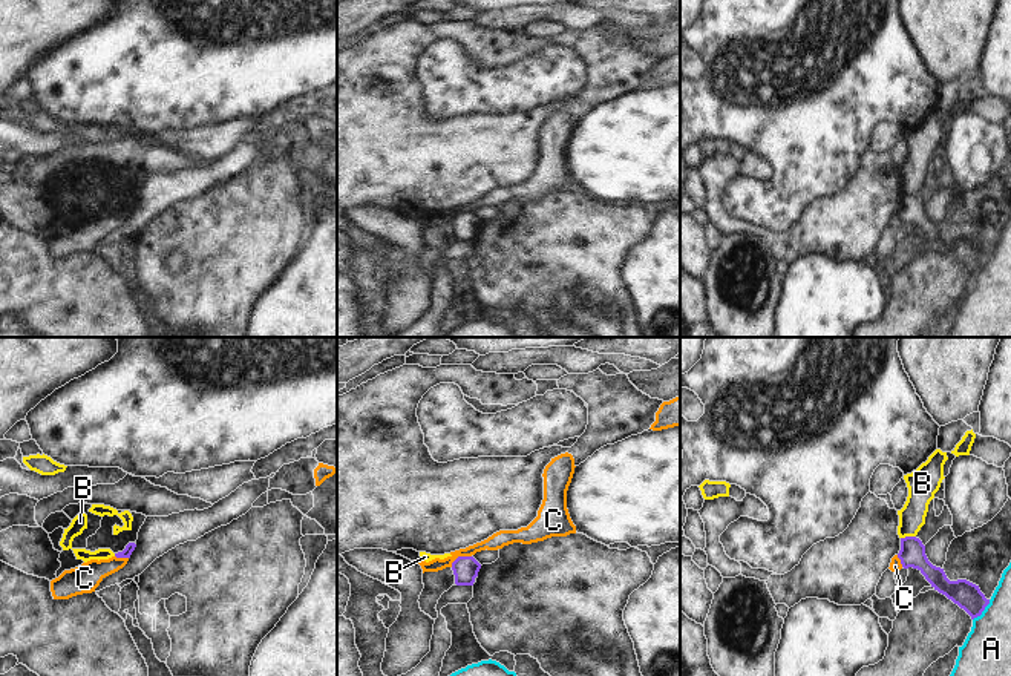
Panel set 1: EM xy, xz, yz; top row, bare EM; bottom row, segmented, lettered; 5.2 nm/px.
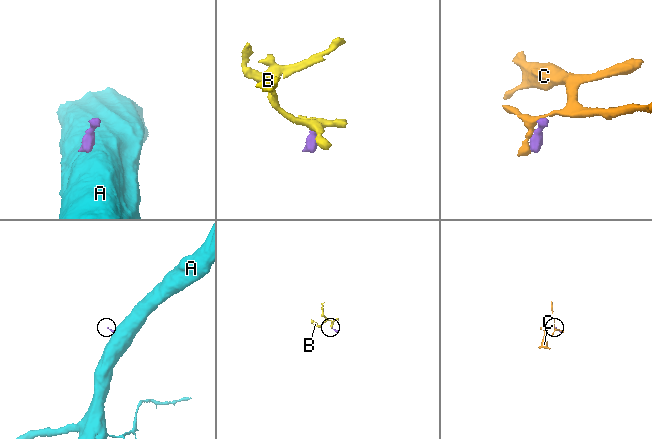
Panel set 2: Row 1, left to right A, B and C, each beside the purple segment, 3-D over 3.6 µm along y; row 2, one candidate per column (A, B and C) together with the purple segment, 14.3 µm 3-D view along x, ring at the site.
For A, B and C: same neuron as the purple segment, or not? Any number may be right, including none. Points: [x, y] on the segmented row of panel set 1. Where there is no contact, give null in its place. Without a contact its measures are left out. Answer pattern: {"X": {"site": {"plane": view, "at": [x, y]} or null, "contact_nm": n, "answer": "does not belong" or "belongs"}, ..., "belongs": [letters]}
{"A": {"site": {"plane": "yz", "at": [984, 609]}, "contact_nm": 140, "answer": "does not belong"}, "B": {"site": {"plane": "yz", "at": [907, 537]}, "contact_nm": 80, "answer": "does not belong"}, "C": {"site": {"plane": "xz", "at": [460, 557]}, "contact_nm": 130, "answer": "does not belong"}, "belongs": []}

